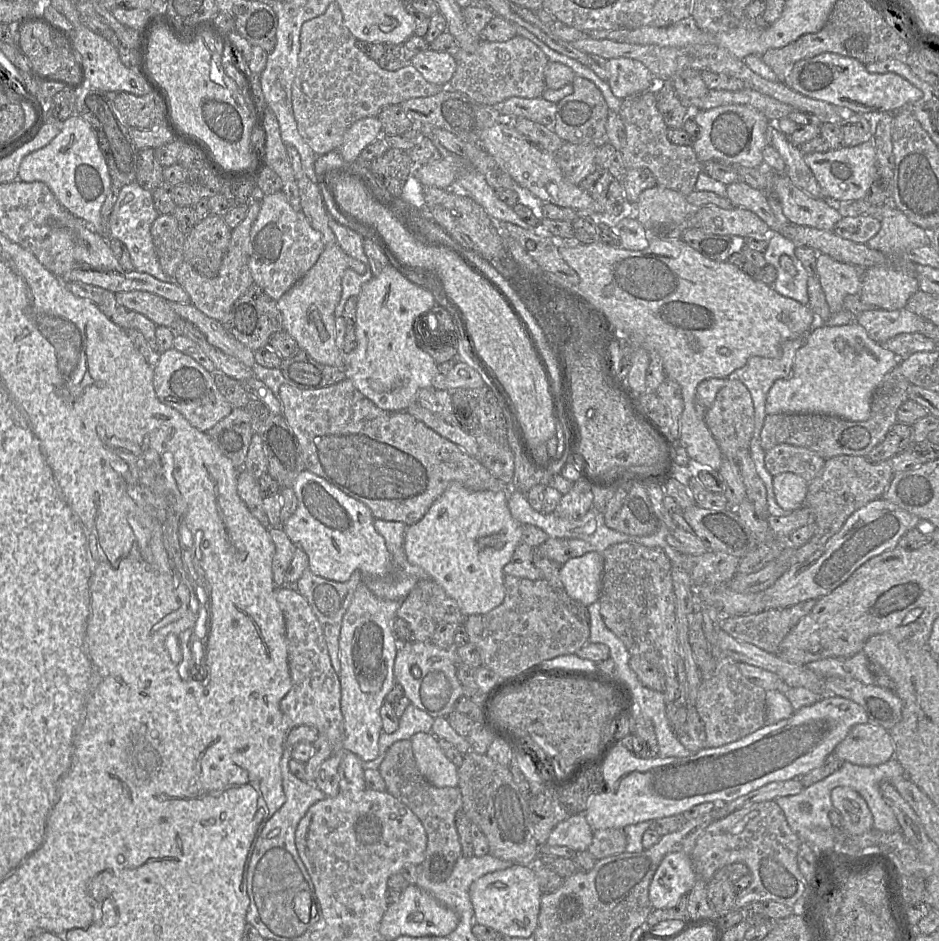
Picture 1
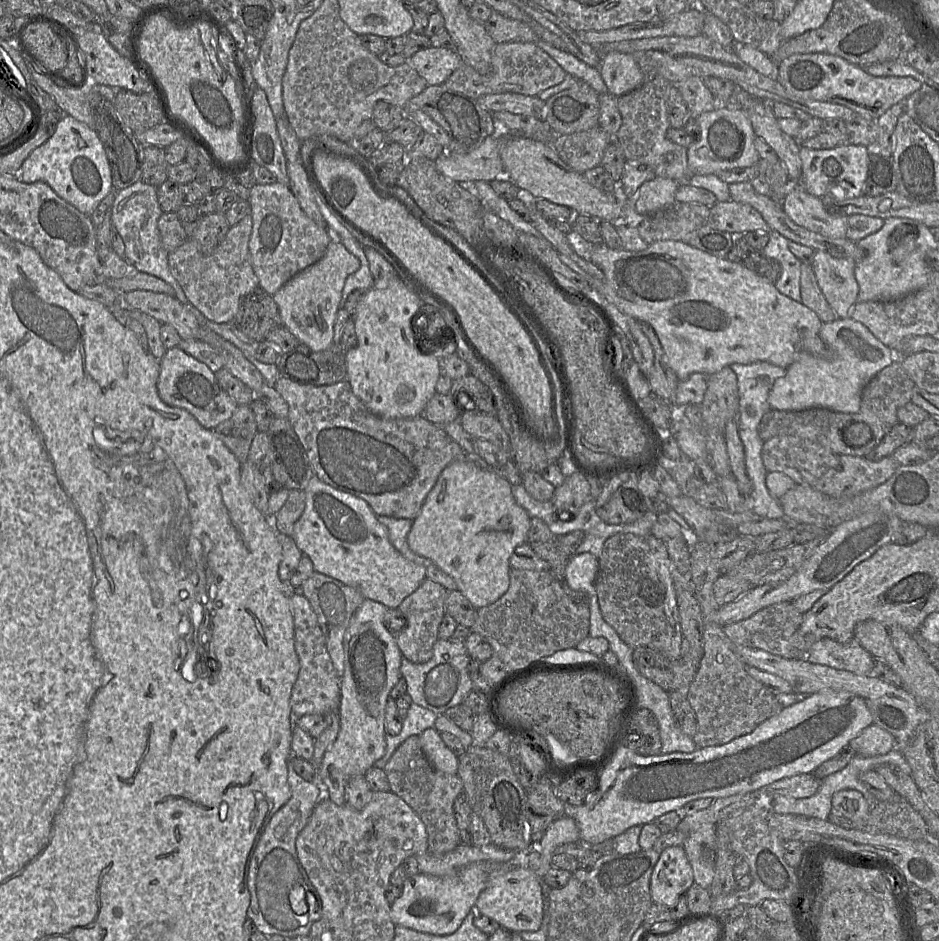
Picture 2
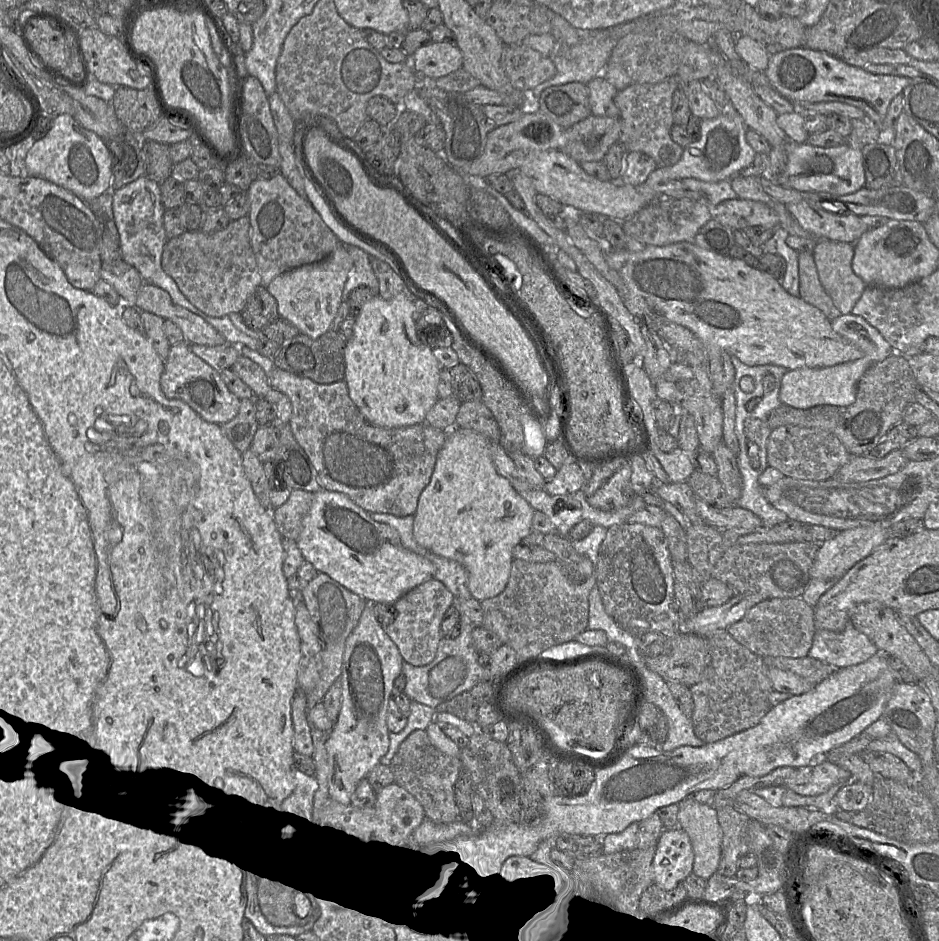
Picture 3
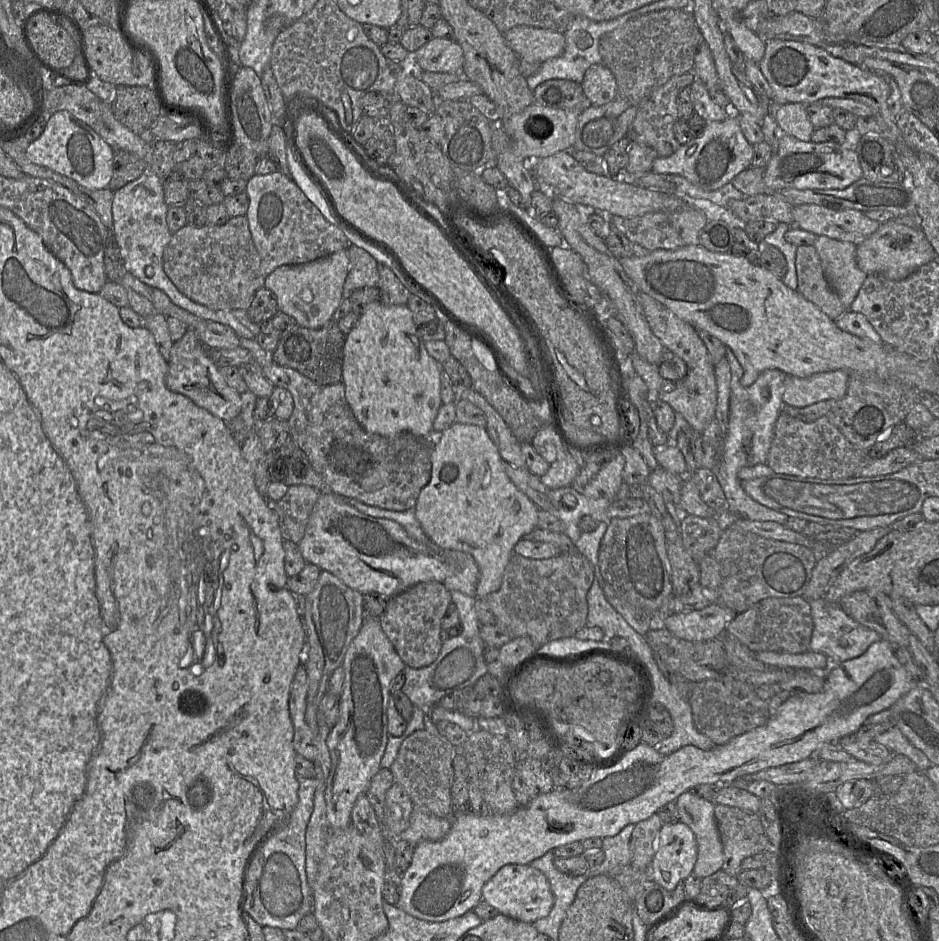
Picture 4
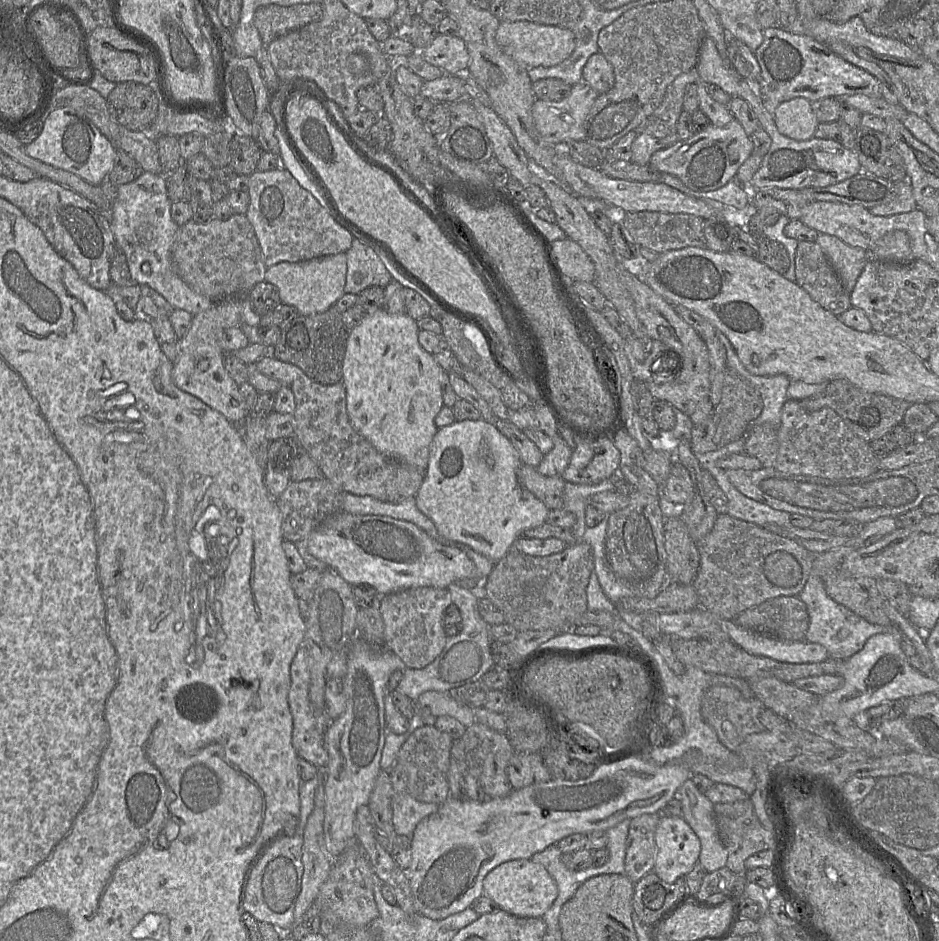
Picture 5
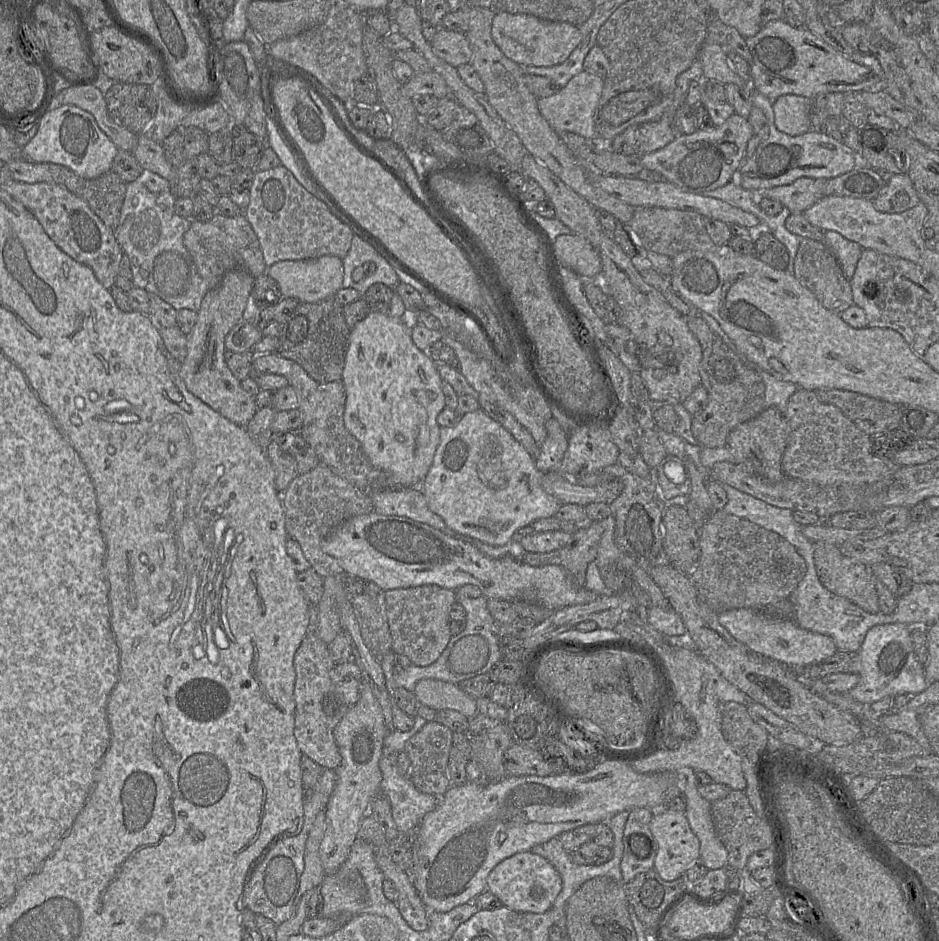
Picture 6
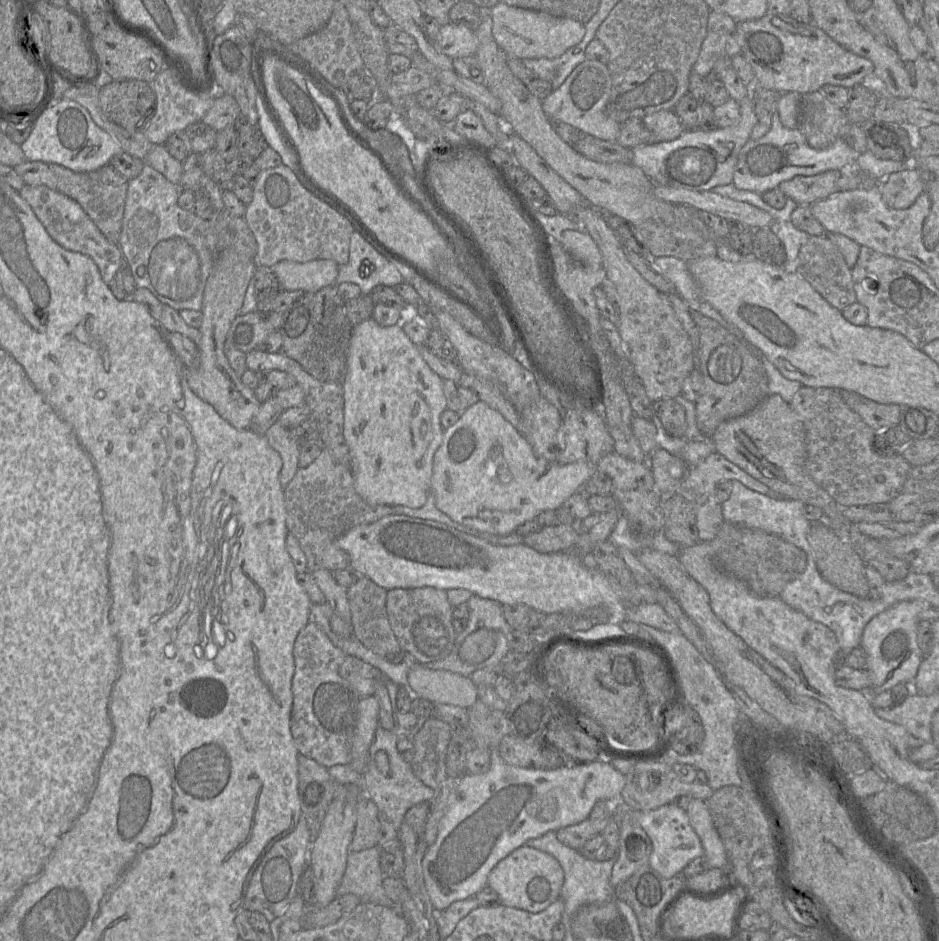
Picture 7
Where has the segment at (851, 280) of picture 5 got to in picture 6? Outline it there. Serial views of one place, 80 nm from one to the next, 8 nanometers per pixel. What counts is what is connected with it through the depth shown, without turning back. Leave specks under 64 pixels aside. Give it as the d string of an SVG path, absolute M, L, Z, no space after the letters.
M825 231L823 242L835 255L846 278L851 280L863 248L835 231Z

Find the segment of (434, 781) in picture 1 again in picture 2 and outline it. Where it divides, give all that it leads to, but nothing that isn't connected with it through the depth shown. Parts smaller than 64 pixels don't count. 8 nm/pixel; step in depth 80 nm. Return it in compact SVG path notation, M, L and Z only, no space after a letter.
M434 727L426 729L419 737L426 758L436 770L458 775L459 758L445 745Z

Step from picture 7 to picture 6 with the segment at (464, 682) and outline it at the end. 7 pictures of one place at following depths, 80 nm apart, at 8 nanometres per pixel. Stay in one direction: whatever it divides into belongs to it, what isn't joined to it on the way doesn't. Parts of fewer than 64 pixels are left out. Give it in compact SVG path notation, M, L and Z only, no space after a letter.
M423 679L417 682L413 693L419 703L435 711L455 710L468 719L473 718L478 713L476 700L465 693L458 684Z

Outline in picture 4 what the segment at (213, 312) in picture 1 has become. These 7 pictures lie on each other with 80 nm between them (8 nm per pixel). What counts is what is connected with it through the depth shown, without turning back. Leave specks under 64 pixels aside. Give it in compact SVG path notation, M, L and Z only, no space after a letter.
M246 215L231 217L223 225L195 227L187 223L164 249L163 269L181 293L214 310L248 310L266 278Z

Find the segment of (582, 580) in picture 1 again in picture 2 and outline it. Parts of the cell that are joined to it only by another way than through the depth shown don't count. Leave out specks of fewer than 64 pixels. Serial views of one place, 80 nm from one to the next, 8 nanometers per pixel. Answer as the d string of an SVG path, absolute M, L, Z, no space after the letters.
M589 553L574 554L566 563L565 583L573 591L583 592L589 597L596 593L599 559Z

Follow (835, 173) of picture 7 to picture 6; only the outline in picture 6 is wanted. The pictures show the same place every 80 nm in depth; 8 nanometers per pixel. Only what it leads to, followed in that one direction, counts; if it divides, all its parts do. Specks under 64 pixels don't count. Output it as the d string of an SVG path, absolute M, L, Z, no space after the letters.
M803 177L803 178L799 178L795 180L793 183L789 185L773 187L768 190L762 191L761 194L756 194L756 195L761 195L763 197L780 202L784 207L788 208L791 213L802 213L803 214L805 210L807 210L812 205L814 205L821 198L825 197L825 188L826 188L826 185L828 184L828 180L830 179Z

